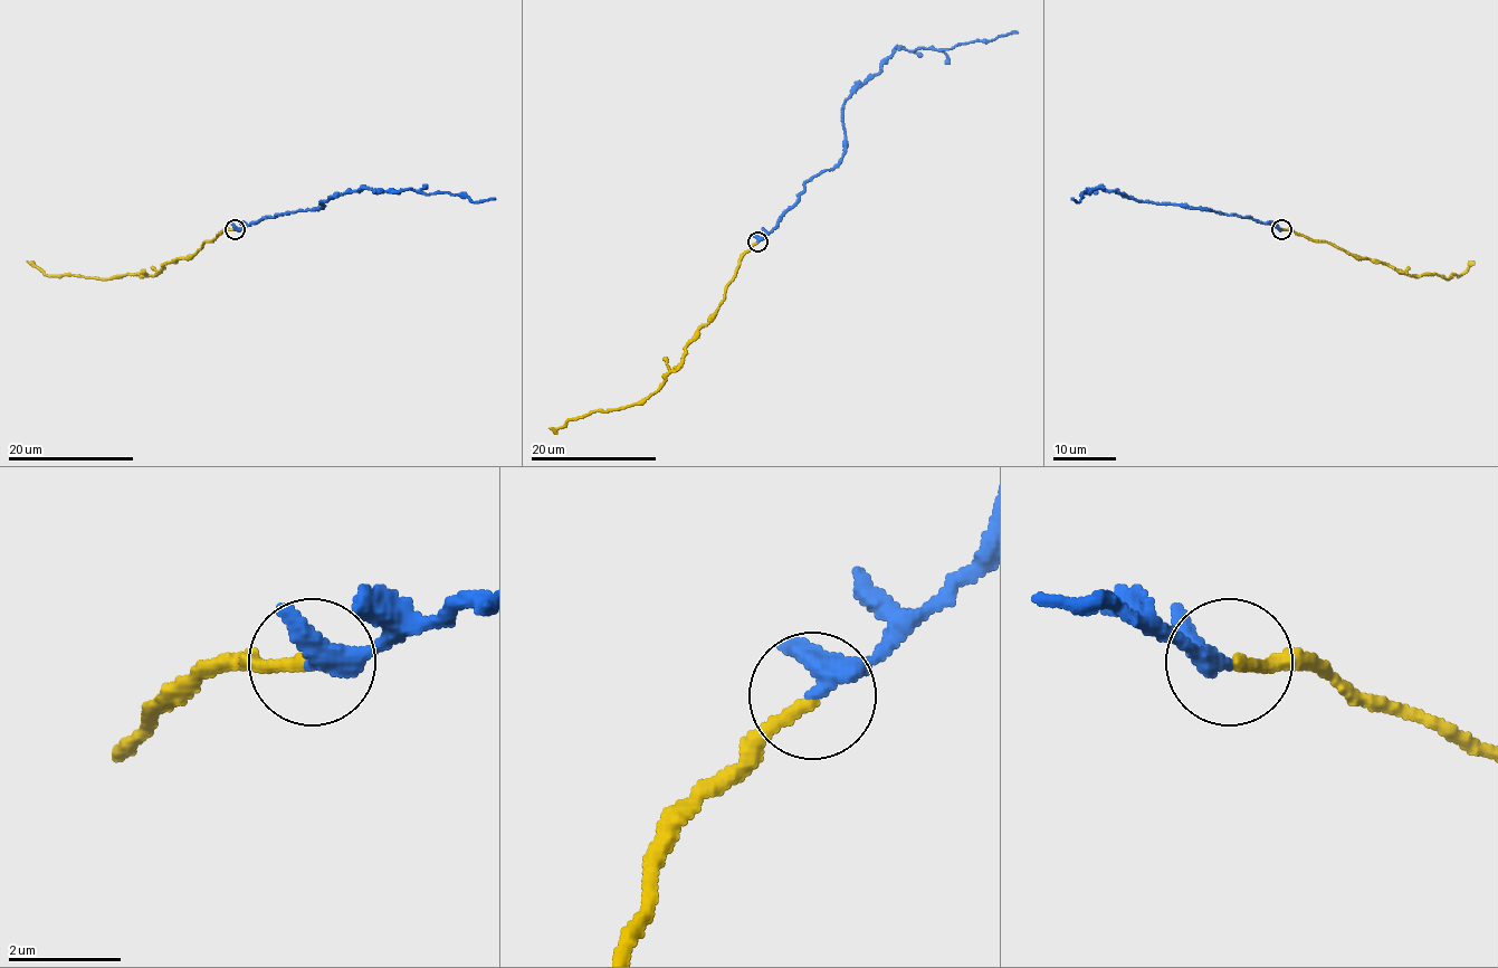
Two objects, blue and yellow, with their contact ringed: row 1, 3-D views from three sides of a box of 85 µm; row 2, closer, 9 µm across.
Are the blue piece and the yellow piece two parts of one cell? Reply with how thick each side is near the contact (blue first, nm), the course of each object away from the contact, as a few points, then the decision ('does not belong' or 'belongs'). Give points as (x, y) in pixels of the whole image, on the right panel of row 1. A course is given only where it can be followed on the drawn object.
calibres 320 and 240 nm; course blue (1281, 229), (1211, 210), (1142, 202), (1115, 191), (1091, 188), (1089, 195), (1081, 195), (1078, 202), (1072, 198); course yellow (1284, 229), (1293, 229), (1420, 276), (1438, 275), (1446, 280), (1461, 275), (1469, 266), (1469, 261); belongs

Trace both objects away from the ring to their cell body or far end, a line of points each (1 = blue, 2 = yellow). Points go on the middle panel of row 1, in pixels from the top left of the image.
1: (757, 242), (794, 205), (804, 182), (830, 170), (842, 157), (845, 101), (895, 50), (953, 49), (1018, 31)
2: (757, 243), (742, 257), (716, 313), (685, 348), (680, 363), (648, 397), (549, 428)

